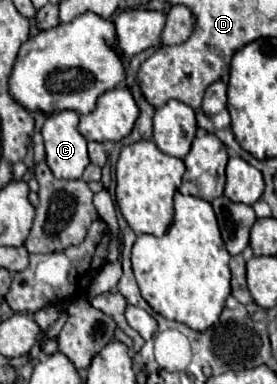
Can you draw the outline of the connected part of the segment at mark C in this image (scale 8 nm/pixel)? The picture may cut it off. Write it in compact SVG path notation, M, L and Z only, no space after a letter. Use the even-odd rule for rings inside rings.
M63 110L57 114L49 114L41 128L45 144L45 162L55 178L81 178L85 166L89 164L87 140L79 134L77 124L77 112Z

